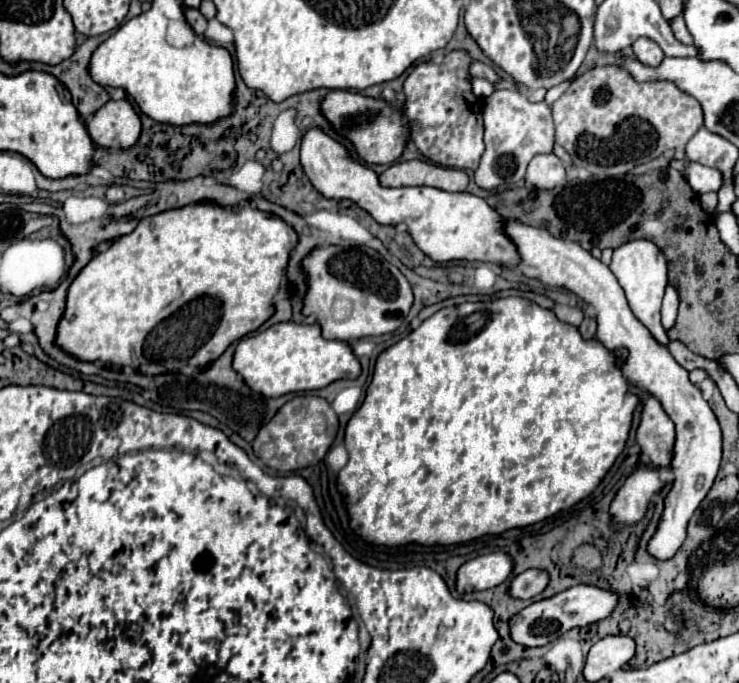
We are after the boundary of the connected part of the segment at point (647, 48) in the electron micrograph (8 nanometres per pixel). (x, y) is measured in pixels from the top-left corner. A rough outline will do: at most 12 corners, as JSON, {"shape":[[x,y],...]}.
{"shape":[[650,38],[632,44],[636,58],[658,66],[664,58],[662,48]]}

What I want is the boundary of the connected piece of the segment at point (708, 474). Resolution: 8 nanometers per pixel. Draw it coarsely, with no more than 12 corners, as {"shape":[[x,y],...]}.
{"shape":[[504,218],[514,270],[592,304],[598,340],[676,424],[648,544],[672,558],[720,466],[698,386],[634,316],[608,266],[576,242]]}

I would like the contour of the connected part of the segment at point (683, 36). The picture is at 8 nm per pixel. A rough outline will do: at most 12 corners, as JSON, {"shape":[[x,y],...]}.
{"shape":[[682,16],[672,20],[674,36],[682,44],[692,44]]}

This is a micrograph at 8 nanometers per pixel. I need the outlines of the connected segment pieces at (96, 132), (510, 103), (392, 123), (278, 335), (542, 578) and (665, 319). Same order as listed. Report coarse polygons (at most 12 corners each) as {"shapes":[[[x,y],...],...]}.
{"shapes":[[[110,100],[88,122],[100,148],[130,148],[140,118],[128,100]],[[516,90],[484,100],[486,150],[474,176],[492,192],[554,152],[548,104]],[[330,90],[322,112],[368,164],[392,164],[408,126],[390,102]],[[282,322],[238,342],[234,370],[268,398],[362,372],[348,342]],[[526,570],[510,584],[510,596],[534,598],[550,582],[544,570]],[[666,286],[662,302],[662,326],[676,322],[679,306],[677,289]]]}

